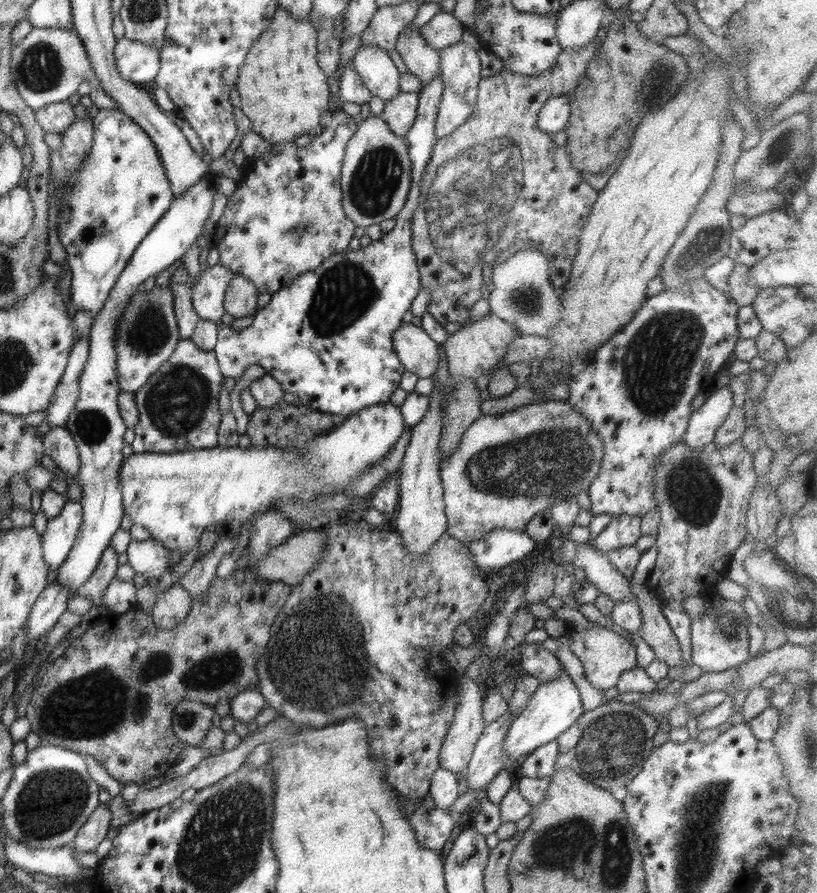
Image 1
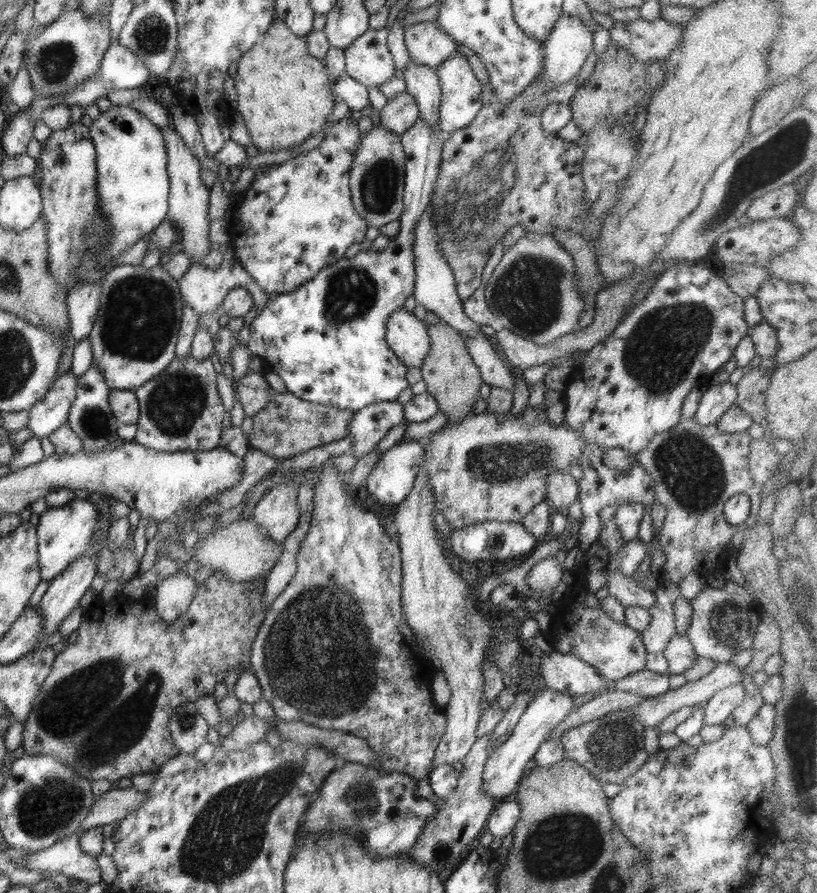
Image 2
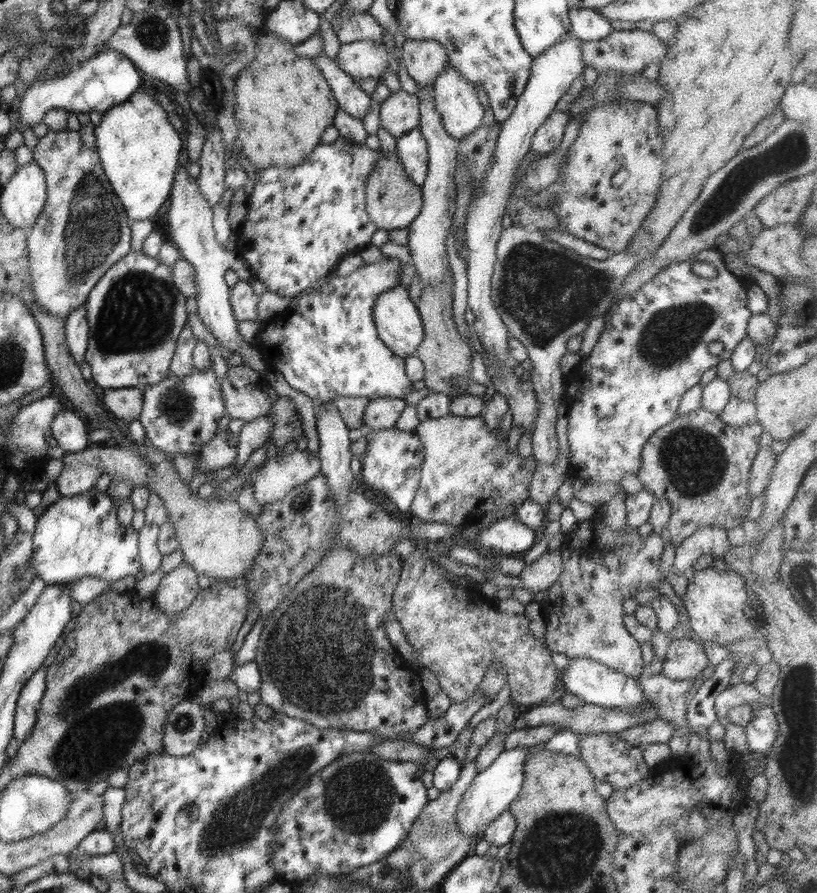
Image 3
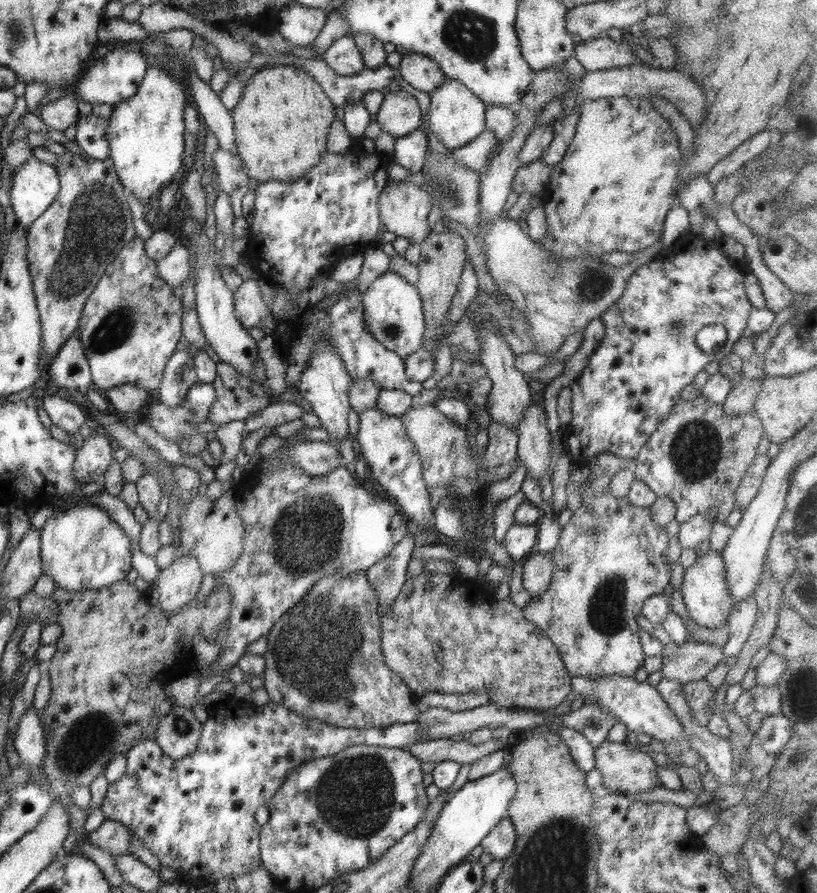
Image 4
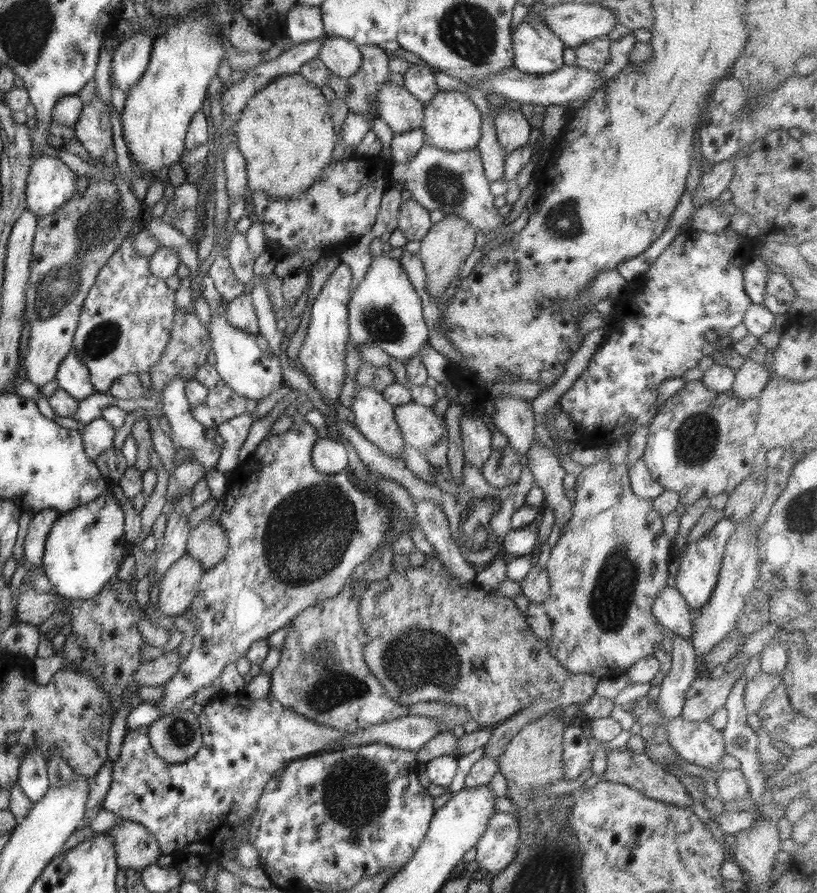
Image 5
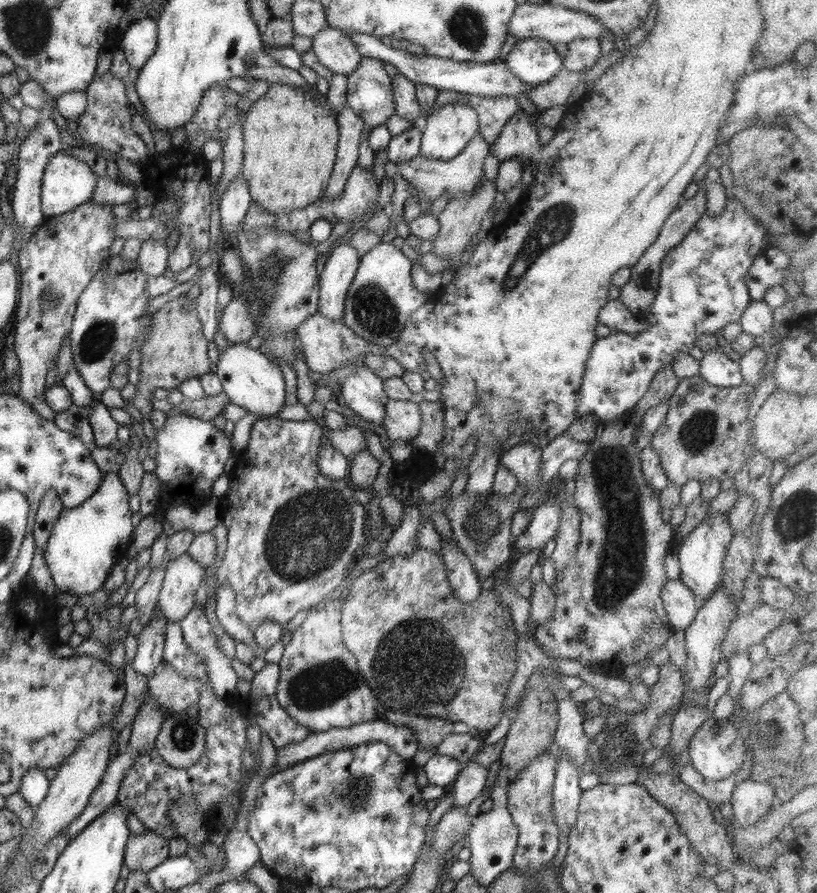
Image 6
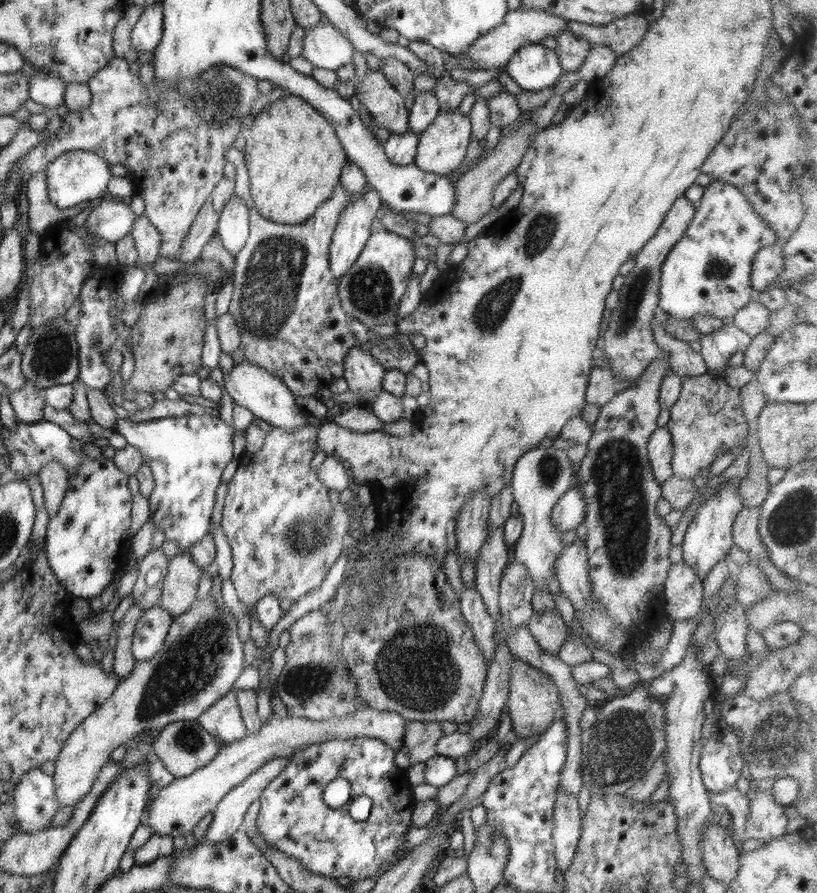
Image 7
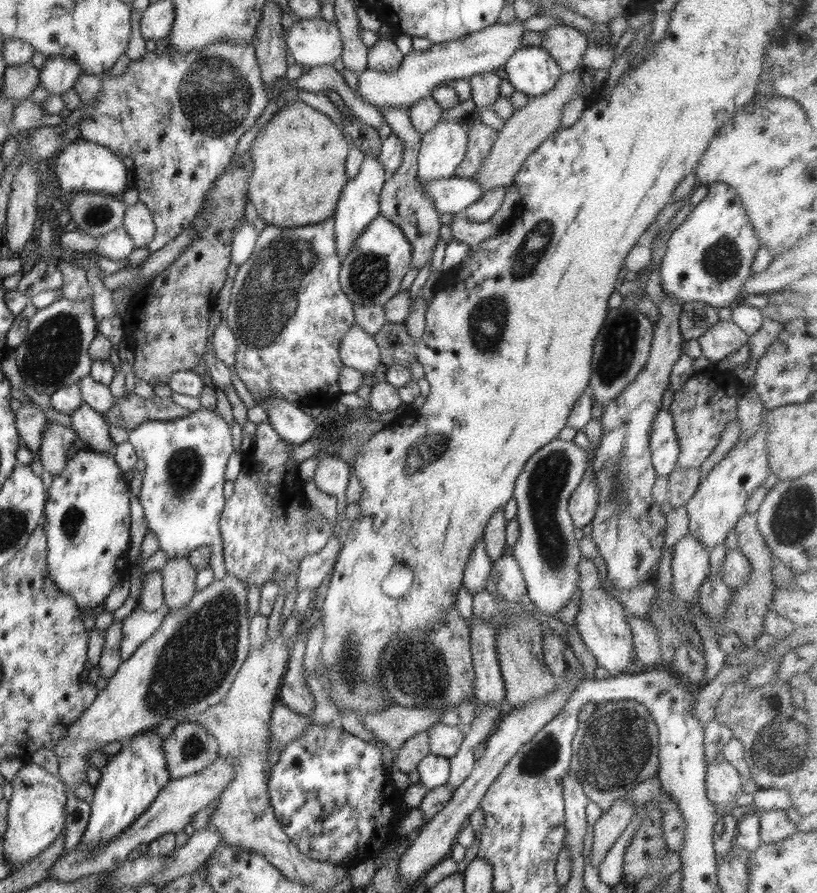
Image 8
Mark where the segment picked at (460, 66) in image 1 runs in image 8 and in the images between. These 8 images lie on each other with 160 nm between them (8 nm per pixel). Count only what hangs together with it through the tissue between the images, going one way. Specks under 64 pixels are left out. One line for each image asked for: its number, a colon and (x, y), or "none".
2: (461, 92)
3: (456, 100)
4: (457, 116)
5: (452, 121)
6: (445, 133)
7: (442, 147)
8: (443, 148)

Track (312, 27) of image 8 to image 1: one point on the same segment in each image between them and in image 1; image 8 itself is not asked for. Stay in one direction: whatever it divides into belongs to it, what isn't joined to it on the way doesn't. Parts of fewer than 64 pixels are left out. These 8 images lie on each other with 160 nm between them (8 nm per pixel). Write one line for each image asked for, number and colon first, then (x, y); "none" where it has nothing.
1: (376, 69)
2: (368, 60)
3: (364, 59)
4: (343, 57)
5: (342, 57)
6: (335, 51)
7: (324, 46)

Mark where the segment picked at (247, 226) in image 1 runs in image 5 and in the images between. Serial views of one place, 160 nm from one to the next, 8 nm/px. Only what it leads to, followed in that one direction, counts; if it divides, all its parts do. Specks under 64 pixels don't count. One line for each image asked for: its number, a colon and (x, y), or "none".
2: (297, 217)
3: (300, 222)
4: (298, 228)
5: (342, 205)

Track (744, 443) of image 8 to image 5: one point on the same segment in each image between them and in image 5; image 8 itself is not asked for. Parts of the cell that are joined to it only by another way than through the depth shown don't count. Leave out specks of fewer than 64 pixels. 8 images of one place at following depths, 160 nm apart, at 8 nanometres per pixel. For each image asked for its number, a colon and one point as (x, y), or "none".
5: (696, 579)
6: (701, 553)
7: (709, 538)

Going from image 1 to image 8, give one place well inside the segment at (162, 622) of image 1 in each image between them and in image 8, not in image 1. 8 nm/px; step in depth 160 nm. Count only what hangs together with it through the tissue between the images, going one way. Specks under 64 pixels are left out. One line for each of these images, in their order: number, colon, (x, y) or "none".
2: (173, 595)
3: (178, 589)
4: (179, 584)
5: (178, 587)
6: (183, 577)
7: (180, 585)
8: (179, 576)

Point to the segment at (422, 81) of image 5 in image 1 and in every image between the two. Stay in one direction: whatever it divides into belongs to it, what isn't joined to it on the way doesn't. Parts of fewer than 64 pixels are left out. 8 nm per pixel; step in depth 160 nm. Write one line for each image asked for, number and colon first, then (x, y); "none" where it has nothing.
1: (443, 30)
2: (428, 44)
3: (424, 59)
4: (422, 73)

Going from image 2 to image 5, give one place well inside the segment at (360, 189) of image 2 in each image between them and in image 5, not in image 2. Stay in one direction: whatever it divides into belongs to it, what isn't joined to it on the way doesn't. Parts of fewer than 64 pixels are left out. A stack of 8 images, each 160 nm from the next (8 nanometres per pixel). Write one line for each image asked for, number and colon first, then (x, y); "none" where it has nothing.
3: (393, 201)
4: (403, 206)
5: (414, 221)

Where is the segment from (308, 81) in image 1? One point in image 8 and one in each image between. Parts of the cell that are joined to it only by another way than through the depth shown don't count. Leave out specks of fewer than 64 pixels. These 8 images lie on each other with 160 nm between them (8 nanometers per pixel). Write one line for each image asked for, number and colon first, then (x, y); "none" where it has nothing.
2: (284, 96)
3: (283, 105)
4: (282, 121)
5: (286, 134)
6: (290, 141)
7: (294, 158)
8: (299, 156)

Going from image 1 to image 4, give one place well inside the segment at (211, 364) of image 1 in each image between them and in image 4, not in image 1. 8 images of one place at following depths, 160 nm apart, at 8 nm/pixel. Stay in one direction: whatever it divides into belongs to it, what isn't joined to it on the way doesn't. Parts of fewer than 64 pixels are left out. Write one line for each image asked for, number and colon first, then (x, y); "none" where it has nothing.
2: (180, 409)
3: (181, 415)
4: (174, 423)

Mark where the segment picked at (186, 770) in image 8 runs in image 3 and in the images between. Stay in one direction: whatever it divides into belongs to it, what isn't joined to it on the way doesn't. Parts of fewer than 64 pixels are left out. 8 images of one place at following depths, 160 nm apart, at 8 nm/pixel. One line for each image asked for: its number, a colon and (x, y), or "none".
3: (184, 725)
4: (178, 734)
5: (176, 737)
6: (181, 740)
7: (183, 746)

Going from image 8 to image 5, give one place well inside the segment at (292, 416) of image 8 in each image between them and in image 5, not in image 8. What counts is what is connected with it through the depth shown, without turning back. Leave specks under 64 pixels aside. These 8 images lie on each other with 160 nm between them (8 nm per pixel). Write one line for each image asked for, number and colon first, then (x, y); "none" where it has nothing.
5: (242, 365)
6: (251, 380)
7: (262, 392)

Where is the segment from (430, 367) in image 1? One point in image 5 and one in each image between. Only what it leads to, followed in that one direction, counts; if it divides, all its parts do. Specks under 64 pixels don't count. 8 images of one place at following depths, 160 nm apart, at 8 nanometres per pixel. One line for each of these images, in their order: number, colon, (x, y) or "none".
2: (406, 335)
3: (398, 322)
4: (392, 308)
5: (385, 310)

